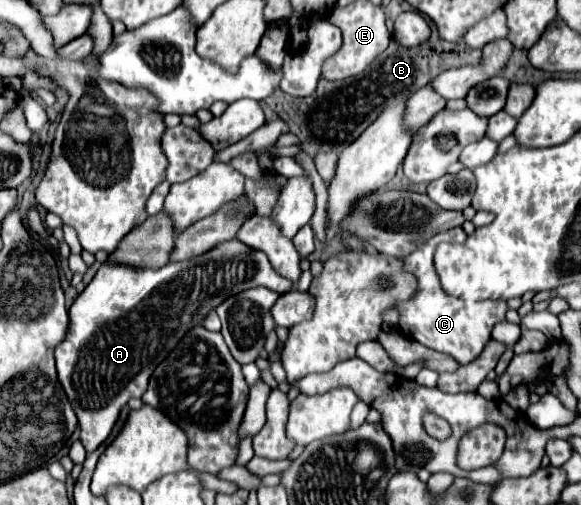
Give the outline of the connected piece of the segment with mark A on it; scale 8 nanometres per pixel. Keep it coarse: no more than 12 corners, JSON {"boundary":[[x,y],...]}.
{"boundary":[[239,239],[159,269],[105,261],[57,375],[95,451],[227,297],[287,293]]}

